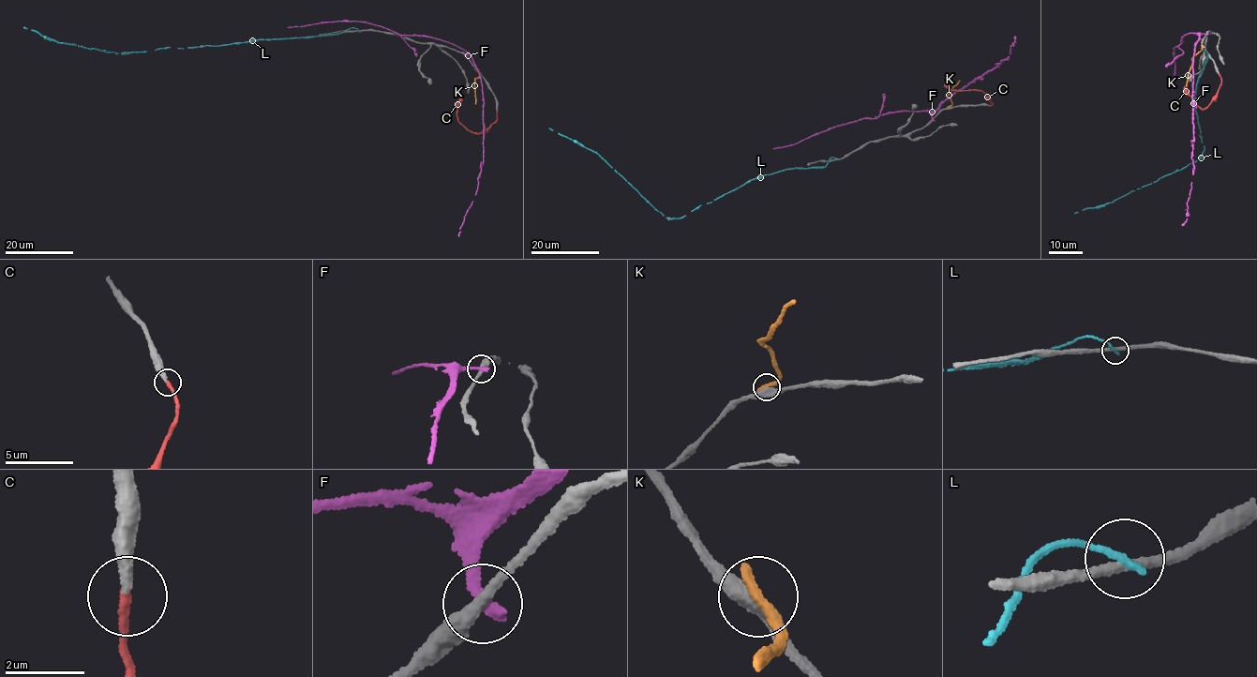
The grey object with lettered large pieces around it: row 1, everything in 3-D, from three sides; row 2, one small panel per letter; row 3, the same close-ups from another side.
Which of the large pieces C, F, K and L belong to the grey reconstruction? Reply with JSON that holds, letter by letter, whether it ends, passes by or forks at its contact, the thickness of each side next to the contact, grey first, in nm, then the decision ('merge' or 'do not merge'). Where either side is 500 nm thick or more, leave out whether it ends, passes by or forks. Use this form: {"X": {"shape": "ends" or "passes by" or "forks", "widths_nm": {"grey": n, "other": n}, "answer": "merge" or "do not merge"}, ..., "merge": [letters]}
{"C": {"shape": "ends", "widths_nm": {"grey": 300, "other": 240}, "answer": "merge"}, "F": {"shape": "ends", "widths_nm": {"grey": 320, "other": 320}, "answer": "do not merge"}, "K": {"shape": "ends", "widths_nm": {"grey": 440, "other": 360}, "answer": "do not merge"}, "L": {"shape": "ends", "widths_nm": {"grey": 240, "other": 200}, "answer": "do not merge"}, "merge": ["C"]}

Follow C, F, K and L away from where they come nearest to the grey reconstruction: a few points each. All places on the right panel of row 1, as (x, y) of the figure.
C: (1219, 74), (1221, 82), (1216, 96), (1202, 110), (1185, 85)
F: (1206, 34), (1200, 36), (1195, 48), (1191, 142), (1194, 172), (1183, 226)
K: (1202, 46), (1192, 59), (1186, 86)
L: (1204, 48), (1201, 49), (1206, 59), (1193, 97), (1204, 145), (1199, 158), (1117, 200), (1074, 214)

